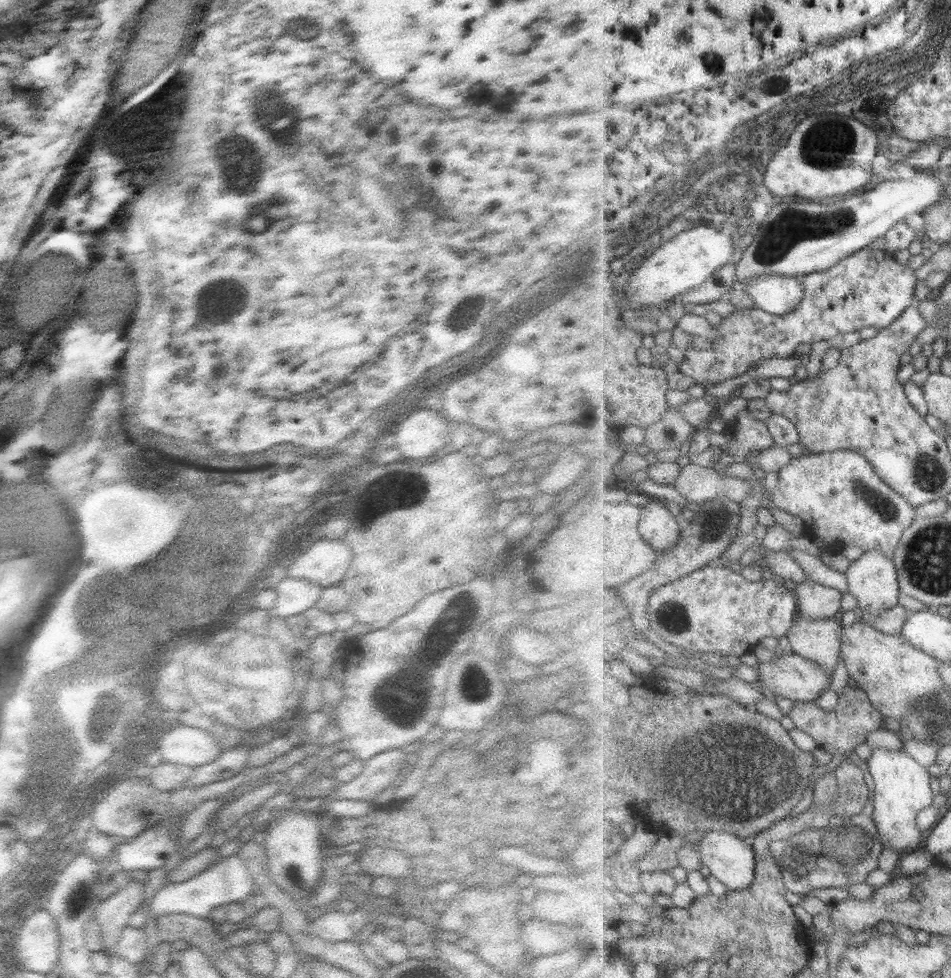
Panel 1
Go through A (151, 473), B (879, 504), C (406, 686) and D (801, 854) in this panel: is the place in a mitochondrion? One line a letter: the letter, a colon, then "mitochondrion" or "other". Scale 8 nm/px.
A: mitochondrion
B: mitochondrion
C: mitochondrion
D: mitochondrion

